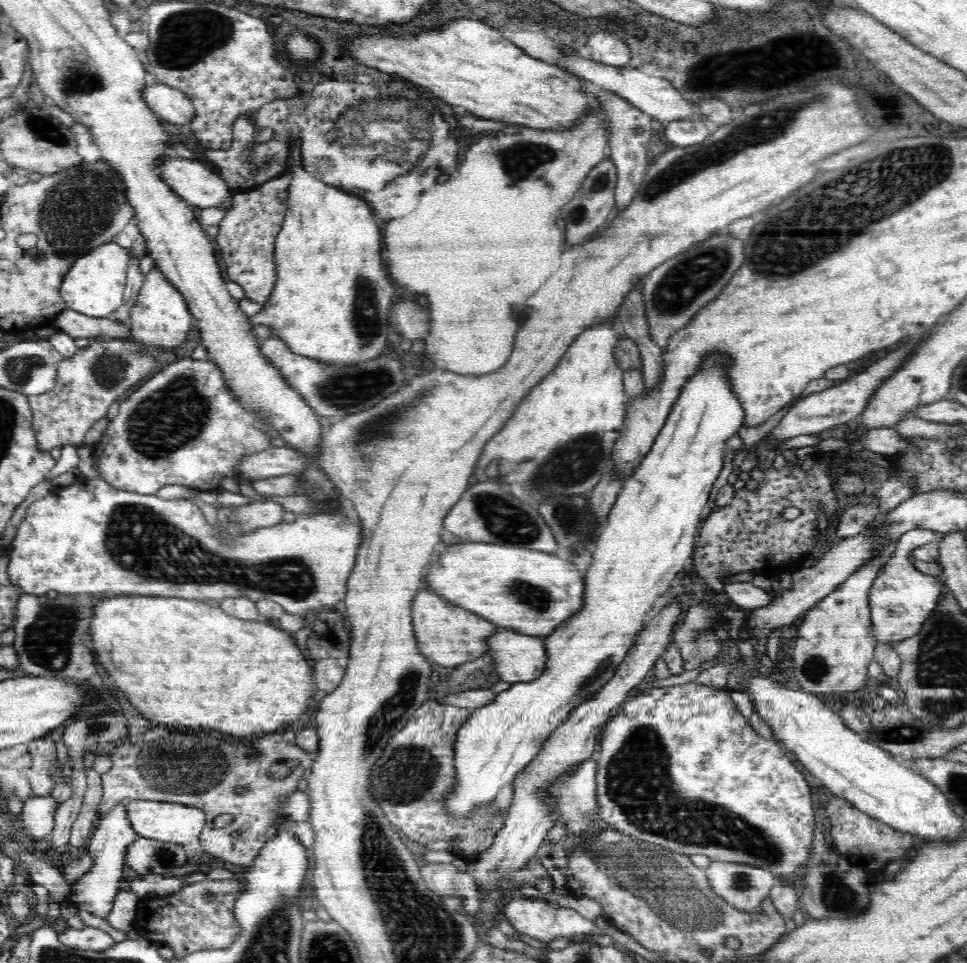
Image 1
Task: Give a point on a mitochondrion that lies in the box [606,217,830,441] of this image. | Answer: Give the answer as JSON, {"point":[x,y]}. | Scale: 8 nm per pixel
{"point":[679,287]}

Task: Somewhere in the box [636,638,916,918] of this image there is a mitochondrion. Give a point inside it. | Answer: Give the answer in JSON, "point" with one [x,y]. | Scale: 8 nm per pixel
{"point":[836,895]}

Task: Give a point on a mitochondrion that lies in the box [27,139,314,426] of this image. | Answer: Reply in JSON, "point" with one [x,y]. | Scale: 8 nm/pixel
{"point":[74,214]}

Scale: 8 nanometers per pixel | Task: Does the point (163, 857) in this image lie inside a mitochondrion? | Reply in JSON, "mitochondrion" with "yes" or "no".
{"mitochondrion":"yes"}

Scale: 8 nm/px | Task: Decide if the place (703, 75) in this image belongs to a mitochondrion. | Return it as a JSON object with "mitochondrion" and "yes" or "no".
{"mitochondrion":"yes"}

